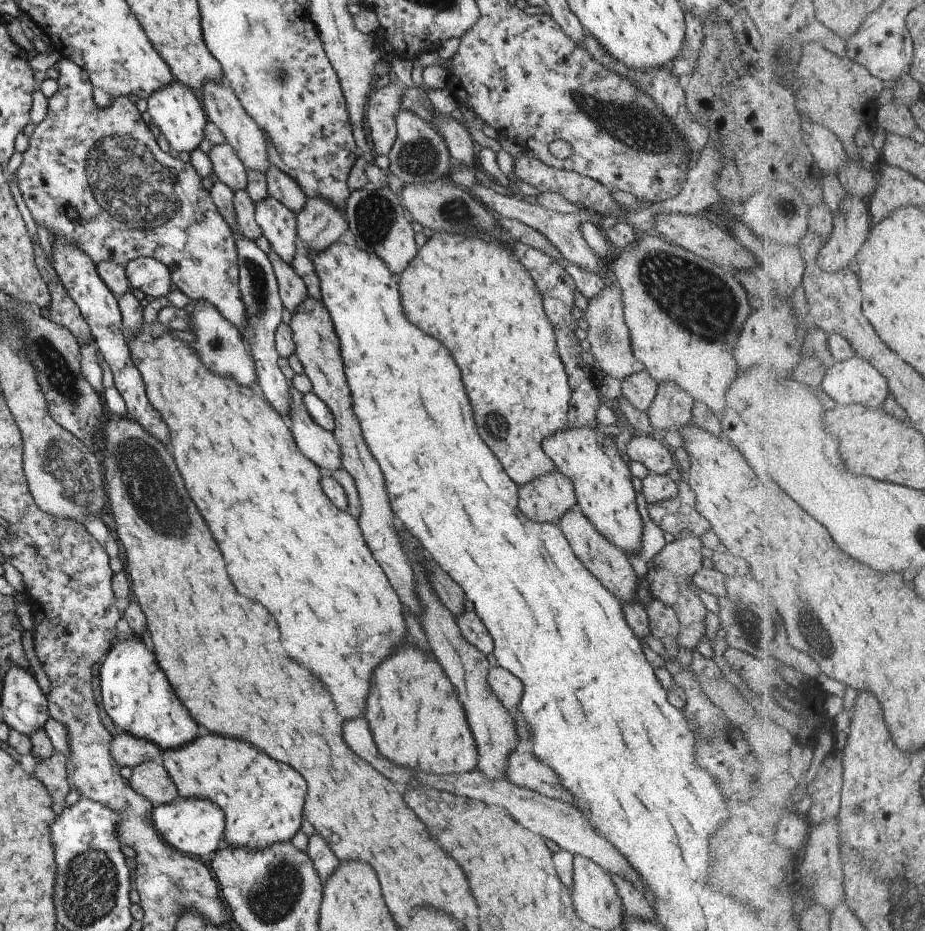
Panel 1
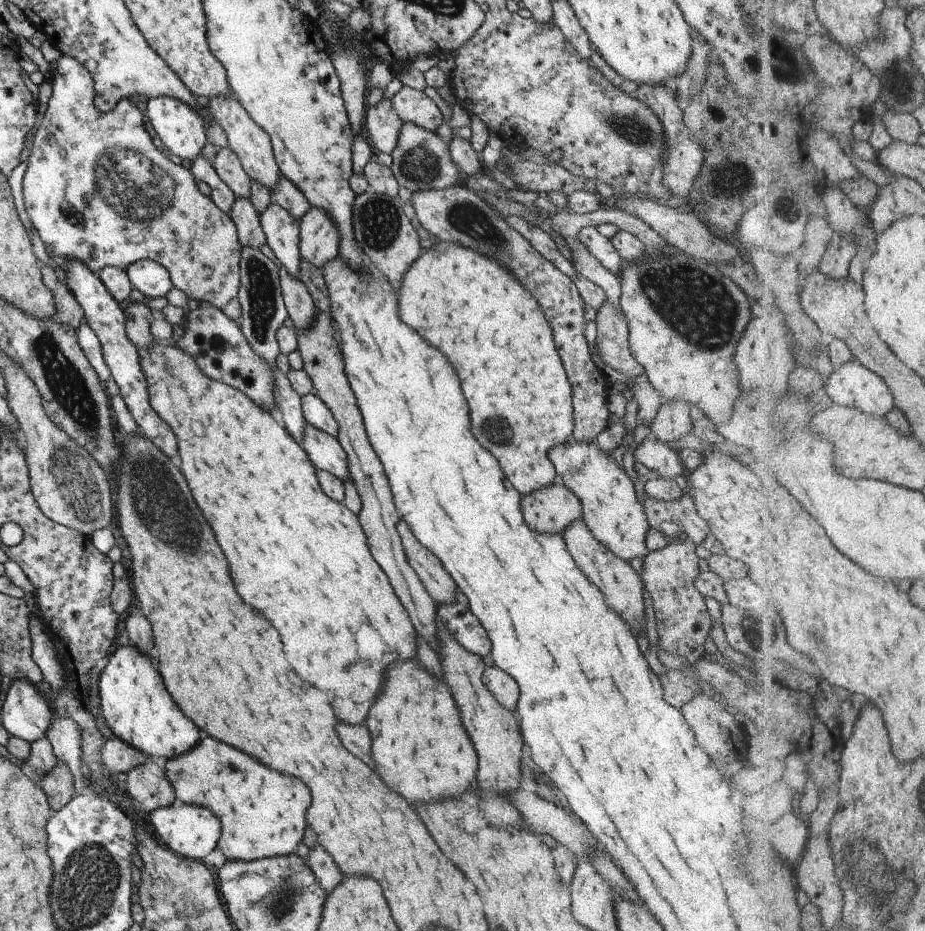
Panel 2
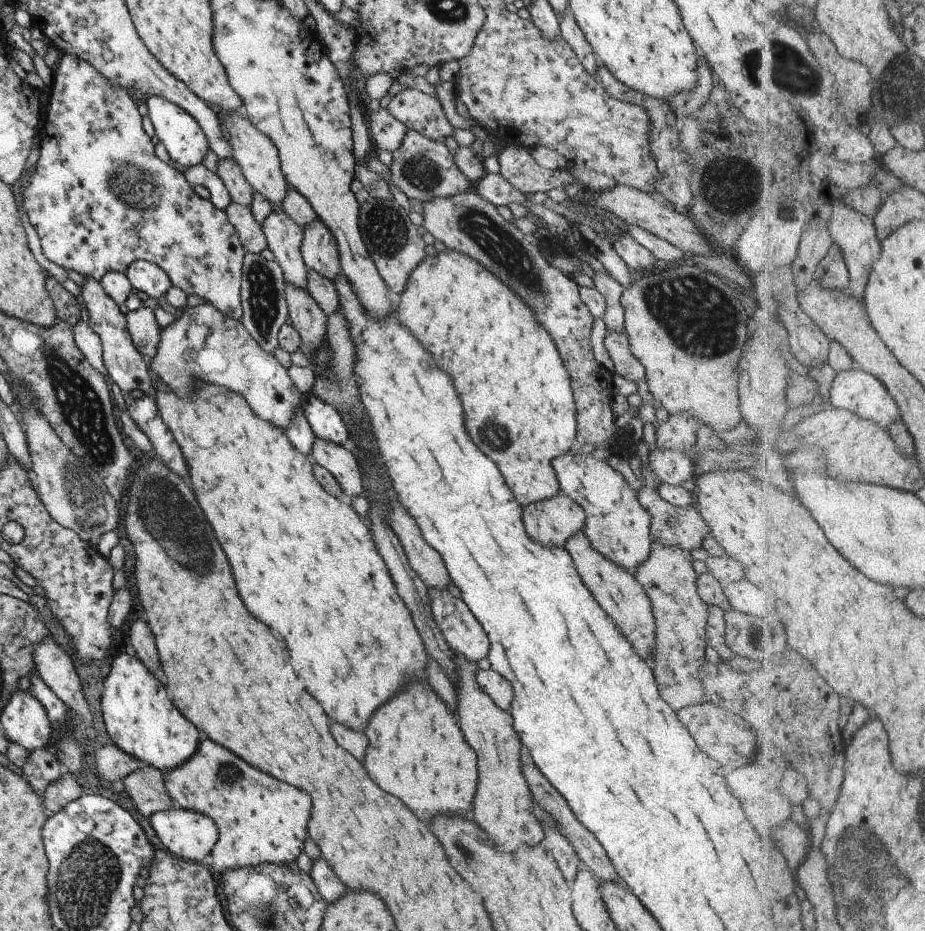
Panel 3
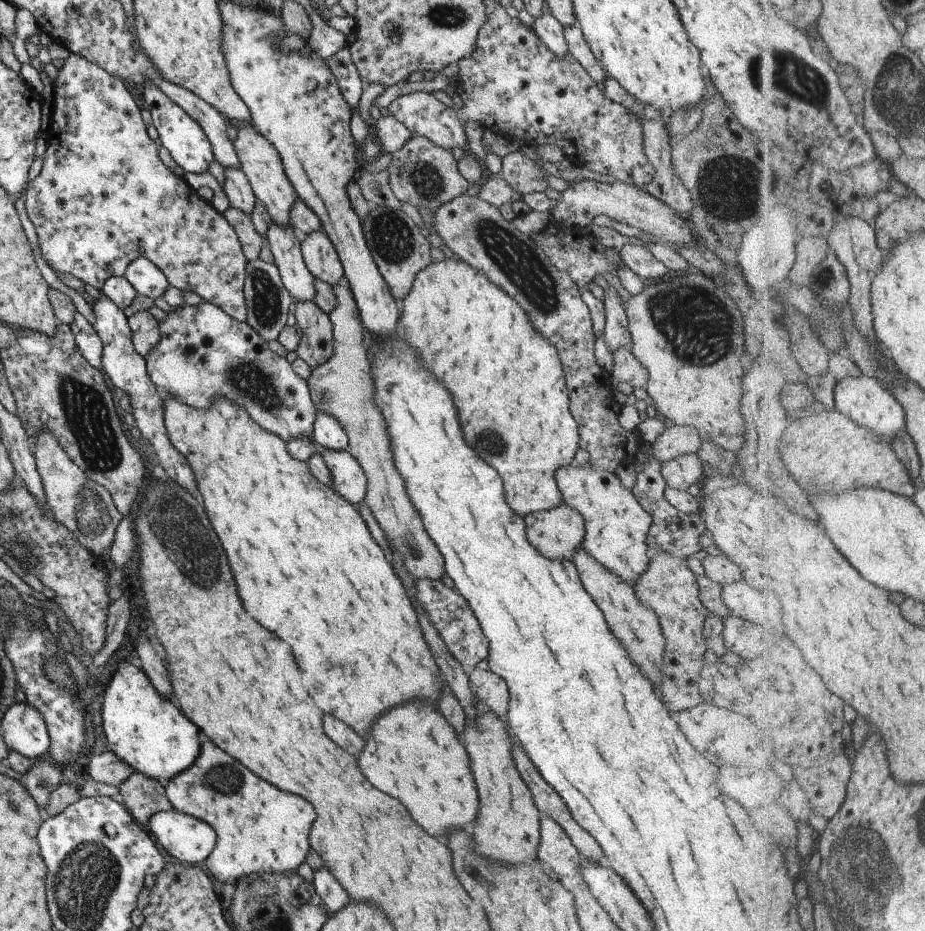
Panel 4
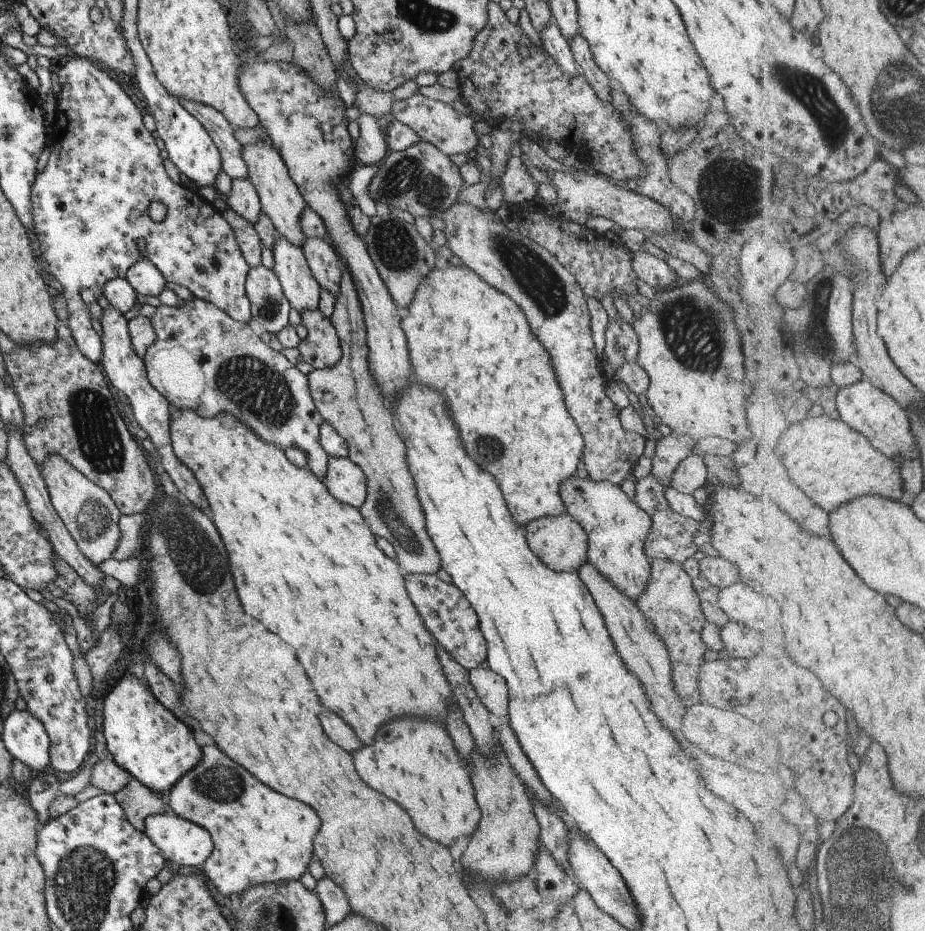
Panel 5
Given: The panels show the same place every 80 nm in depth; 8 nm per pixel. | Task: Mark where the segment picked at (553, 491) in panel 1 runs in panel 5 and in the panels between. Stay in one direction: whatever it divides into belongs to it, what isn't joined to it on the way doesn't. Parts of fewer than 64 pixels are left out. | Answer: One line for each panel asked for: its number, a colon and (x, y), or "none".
2: (551, 508)
3: (549, 521)
4: (556, 532)
5: (558, 541)

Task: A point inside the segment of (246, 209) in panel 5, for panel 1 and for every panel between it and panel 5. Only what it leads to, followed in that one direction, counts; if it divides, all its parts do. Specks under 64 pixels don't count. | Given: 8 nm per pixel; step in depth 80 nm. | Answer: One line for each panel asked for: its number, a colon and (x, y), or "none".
1: (226, 166)
2: (225, 164)
3: (240, 191)
4: (235, 186)

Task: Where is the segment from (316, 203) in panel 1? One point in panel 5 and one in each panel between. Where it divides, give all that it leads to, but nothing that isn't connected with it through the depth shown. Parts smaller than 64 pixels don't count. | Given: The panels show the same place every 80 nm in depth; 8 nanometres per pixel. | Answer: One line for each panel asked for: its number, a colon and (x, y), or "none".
2: (319, 238)
3: (318, 249)
4: (319, 256)
5: (321, 258)

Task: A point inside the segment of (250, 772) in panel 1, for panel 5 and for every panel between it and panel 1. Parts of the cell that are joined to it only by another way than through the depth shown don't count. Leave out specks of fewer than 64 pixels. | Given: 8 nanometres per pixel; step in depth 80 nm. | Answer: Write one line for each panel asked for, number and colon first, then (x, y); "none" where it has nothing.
2: (261, 812)
3: (259, 820)
4: (259, 829)
5: (258, 836)

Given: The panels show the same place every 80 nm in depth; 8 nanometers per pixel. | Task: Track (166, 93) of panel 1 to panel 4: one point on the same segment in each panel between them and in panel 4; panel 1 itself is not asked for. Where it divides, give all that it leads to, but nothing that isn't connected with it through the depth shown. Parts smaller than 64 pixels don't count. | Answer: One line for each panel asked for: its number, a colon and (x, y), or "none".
2: (178, 126)
3: (183, 139)
4: (188, 146)

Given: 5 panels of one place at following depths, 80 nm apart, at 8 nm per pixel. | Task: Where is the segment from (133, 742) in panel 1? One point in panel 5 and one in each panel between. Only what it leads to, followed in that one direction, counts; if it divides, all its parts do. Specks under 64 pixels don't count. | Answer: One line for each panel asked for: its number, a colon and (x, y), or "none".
2: (116, 757)
3: (112, 763)
4: (105, 767)
5: (104, 774)

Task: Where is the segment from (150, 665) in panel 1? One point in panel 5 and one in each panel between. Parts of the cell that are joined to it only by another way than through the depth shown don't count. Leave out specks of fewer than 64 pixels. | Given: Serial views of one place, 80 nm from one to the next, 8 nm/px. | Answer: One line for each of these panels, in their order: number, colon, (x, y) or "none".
2: (137, 708)
3: (139, 717)
4: (147, 731)
5: (143, 738)

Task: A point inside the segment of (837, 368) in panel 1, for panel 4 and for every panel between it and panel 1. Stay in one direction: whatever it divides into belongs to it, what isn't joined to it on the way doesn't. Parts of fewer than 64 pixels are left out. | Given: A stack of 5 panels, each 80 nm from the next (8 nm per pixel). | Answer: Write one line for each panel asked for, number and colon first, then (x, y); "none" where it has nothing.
2: (852, 384)
3: (854, 389)
4: (865, 399)

